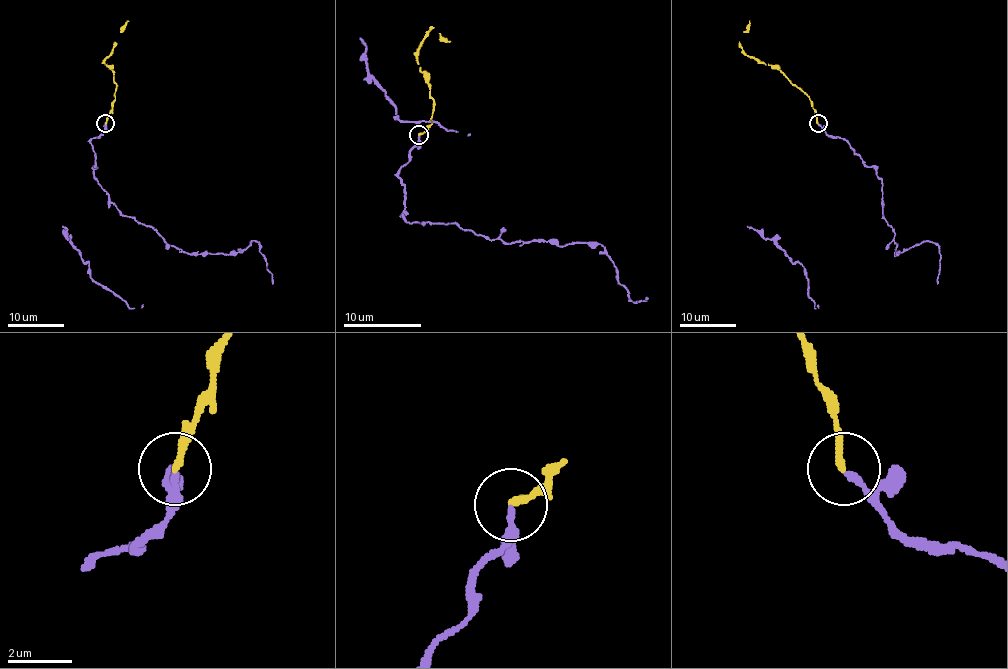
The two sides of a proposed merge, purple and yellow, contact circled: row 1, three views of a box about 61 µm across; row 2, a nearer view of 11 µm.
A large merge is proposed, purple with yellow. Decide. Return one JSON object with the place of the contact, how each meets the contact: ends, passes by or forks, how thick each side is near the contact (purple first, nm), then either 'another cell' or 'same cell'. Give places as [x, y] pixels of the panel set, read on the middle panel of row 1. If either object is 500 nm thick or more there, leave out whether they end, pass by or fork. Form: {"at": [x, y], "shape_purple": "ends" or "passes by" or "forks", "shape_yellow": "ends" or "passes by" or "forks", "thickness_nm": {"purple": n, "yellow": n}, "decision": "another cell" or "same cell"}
{"at": [418, 135], "shape_purple": "ends", "shape_yellow": "ends", "thickness_nm": {"purple": 190, "yellow": 220}, "decision": "same cell"}

